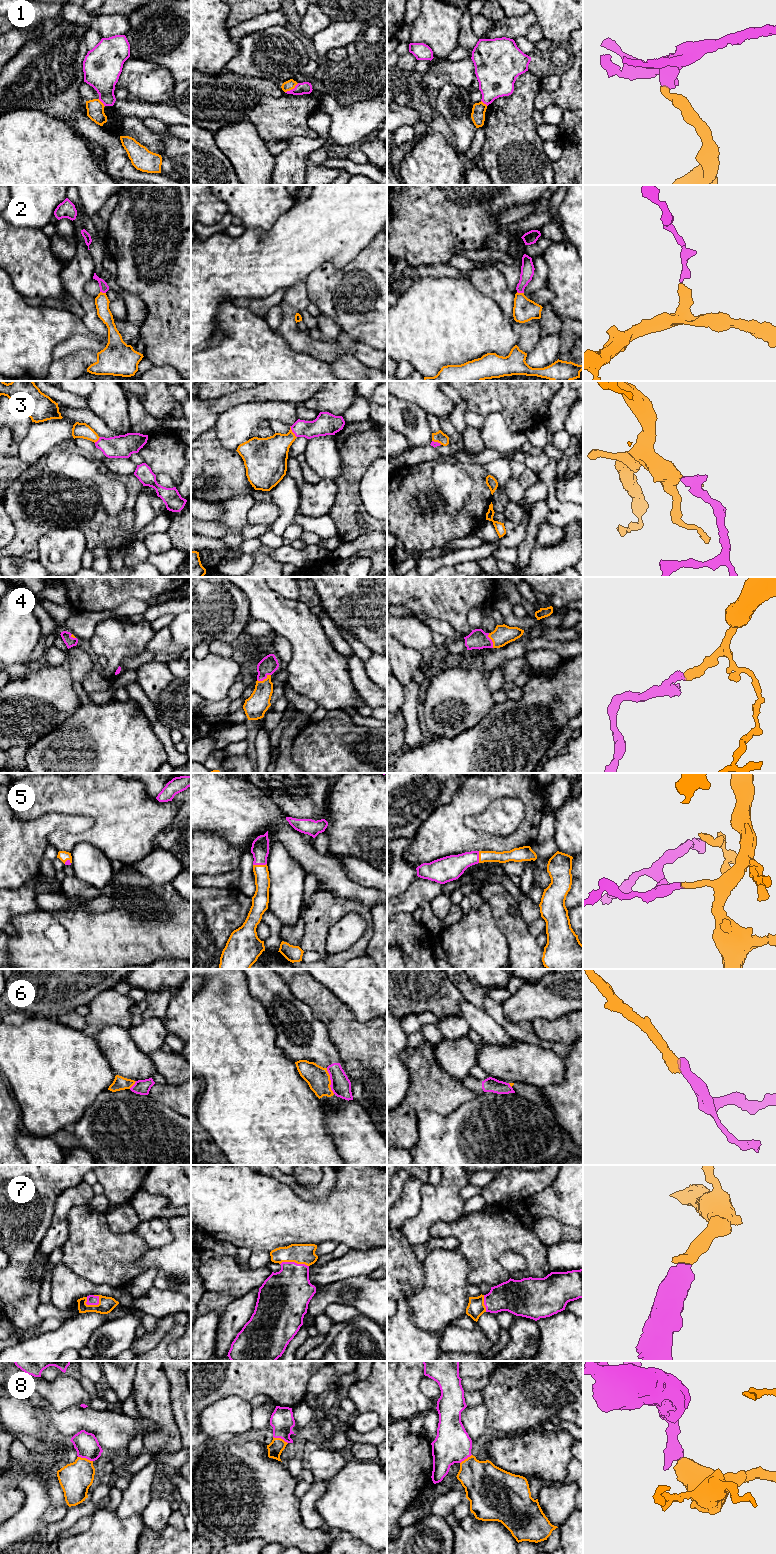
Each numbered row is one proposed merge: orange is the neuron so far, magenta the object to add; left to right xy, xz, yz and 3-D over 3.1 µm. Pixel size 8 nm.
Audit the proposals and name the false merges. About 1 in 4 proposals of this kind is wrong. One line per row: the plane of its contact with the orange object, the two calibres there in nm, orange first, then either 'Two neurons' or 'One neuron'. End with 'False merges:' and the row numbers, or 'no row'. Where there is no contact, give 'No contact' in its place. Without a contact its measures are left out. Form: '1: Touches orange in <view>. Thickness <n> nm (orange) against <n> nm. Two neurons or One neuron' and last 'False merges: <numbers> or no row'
1: Touches orange in xz. Thickness 80 nm (orange) against 100 nm. Two neurons
2: Touches orange in yz. Thickness 190 nm (orange) against 110 nm. One neuron
3: Touches orange in xz. Thickness 280 nm (orange) against 160 nm. One neuron
4: Touches orange in xz. Thickness 180 nm (orange) against 150 nm. One neuron
5: Touches orange in xz. Thickness 130 nm (orange) against 140 nm. One neuron
6: Touches orange in xz. Thickness 190 nm (orange) against 160 nm. Two neurons
7: Touches orange in xy. Thickness 130 nm (orange) against 80 nm. One neuron
8: Touches orange in xy. Thickness 260 nm (orange) against 190 nm. One neuron
False merges: 1, 6

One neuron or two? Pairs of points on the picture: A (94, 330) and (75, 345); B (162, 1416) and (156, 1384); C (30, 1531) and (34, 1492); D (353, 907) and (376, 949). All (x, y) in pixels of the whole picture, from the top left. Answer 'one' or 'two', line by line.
A: one
B: one
C: one
D: two

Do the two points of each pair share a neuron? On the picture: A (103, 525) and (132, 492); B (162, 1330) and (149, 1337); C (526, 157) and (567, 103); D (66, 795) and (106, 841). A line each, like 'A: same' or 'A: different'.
A: same
B: same
C: different
D: same

